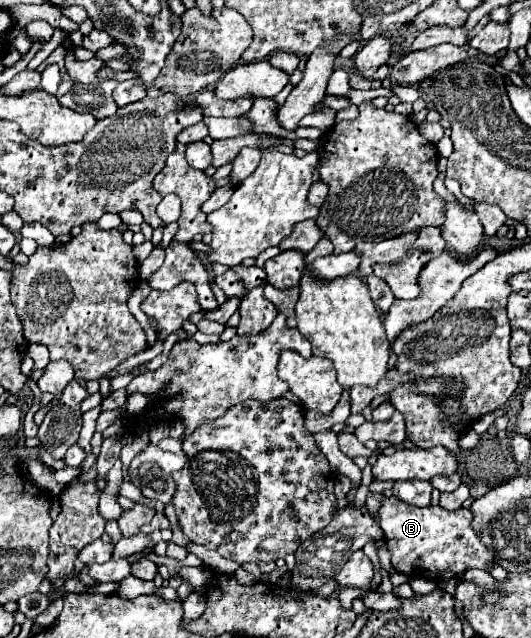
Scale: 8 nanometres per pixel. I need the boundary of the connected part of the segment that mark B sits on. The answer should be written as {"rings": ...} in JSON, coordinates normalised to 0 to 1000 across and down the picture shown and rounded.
{"rings":[[[734,777],[723,781],[708,818],[723,831],[723,846],[738,868],[738,887],[768,906],[832,912],[859,906],[885,890],[923,893],[930,887],[923,862],[904,850],[896,831],[889,828],[889,803],[881,796],[863,796],[855,803],[844,803],[832,793],[787,796]]]}

